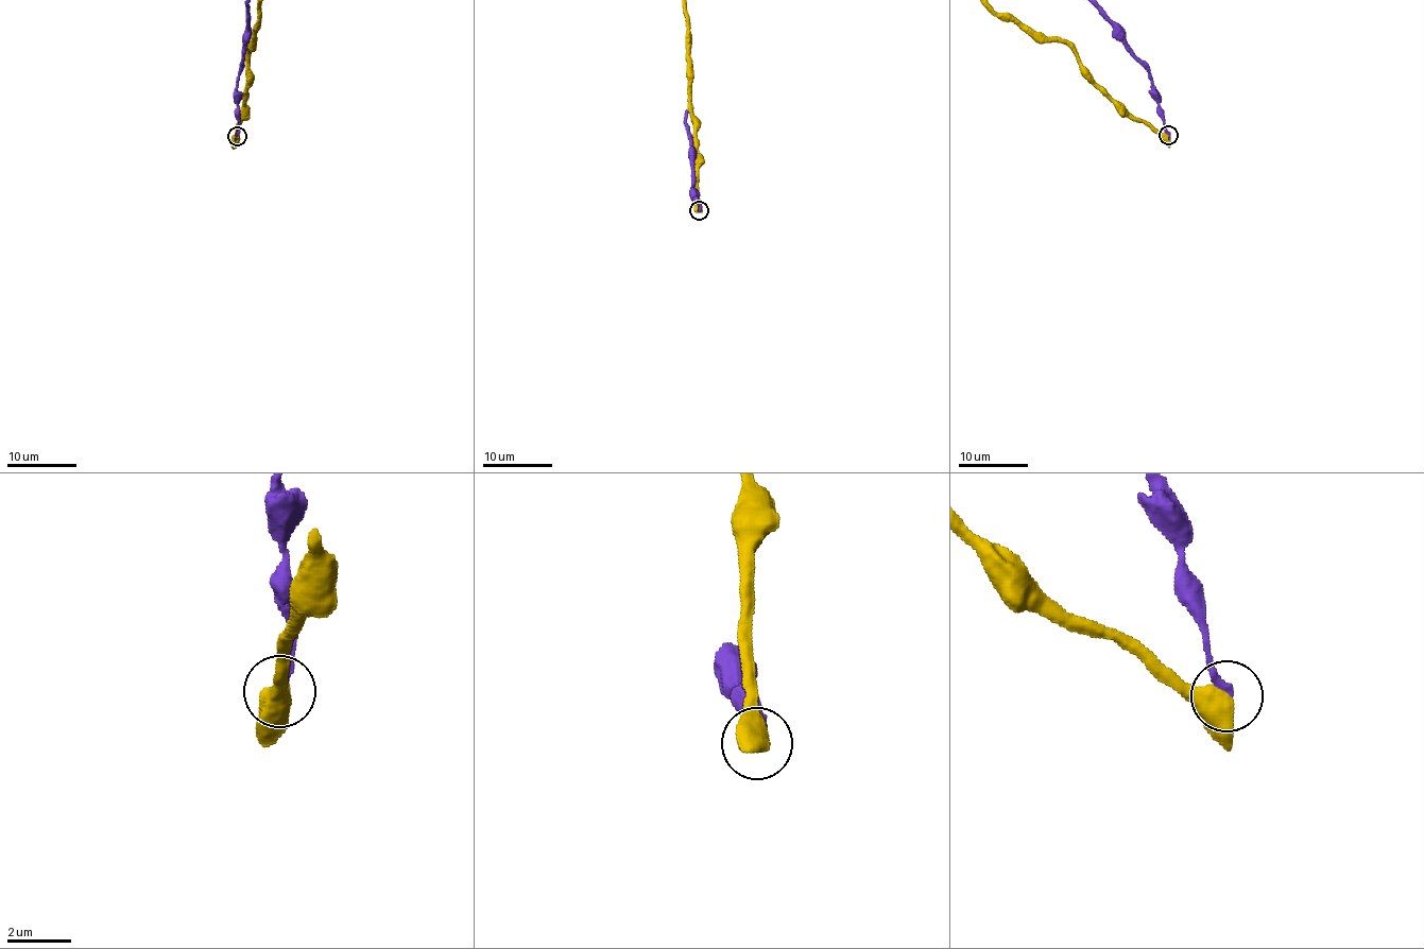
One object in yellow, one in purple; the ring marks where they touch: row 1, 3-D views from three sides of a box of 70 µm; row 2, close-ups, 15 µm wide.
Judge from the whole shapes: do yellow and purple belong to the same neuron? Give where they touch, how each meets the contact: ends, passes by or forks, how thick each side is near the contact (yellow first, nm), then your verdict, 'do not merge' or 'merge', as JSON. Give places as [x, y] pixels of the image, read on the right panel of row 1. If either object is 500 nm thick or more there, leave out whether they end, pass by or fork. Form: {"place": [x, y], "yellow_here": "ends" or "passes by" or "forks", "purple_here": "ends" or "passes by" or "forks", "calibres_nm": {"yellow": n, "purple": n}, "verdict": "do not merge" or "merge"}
{"place": [1168, 135], "calibres_nm": {"yellow": 500, "purple": 280}, "verdict": "do not merge"}

